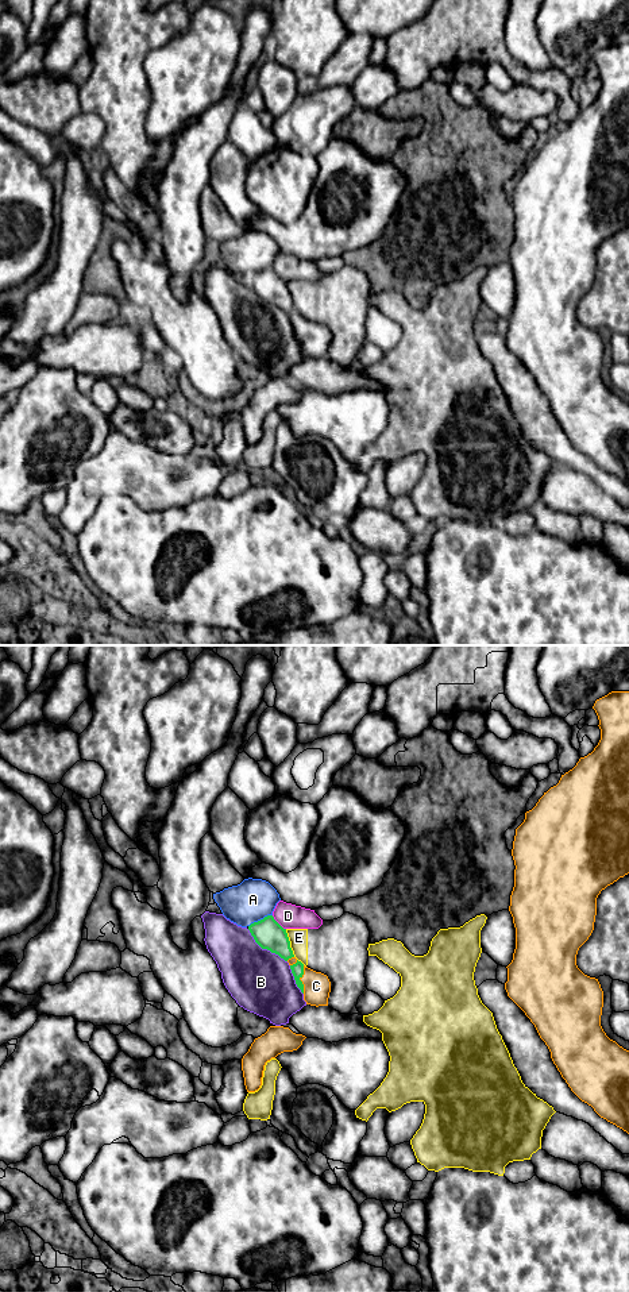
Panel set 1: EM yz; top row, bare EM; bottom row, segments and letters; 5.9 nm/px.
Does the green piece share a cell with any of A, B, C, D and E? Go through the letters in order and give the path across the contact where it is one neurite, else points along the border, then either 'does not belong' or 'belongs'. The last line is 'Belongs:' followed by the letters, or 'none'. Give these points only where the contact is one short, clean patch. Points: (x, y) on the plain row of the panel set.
A: does not belong
B: does not belong
C: border along yz (303, 317), (300, 332), (304, 338), (304, 344); does not belong
D: does not belong
E: does not belong
Belongs: none

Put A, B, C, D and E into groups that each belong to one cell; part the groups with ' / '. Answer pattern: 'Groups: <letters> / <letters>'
Groups: A / B / C / D / E

